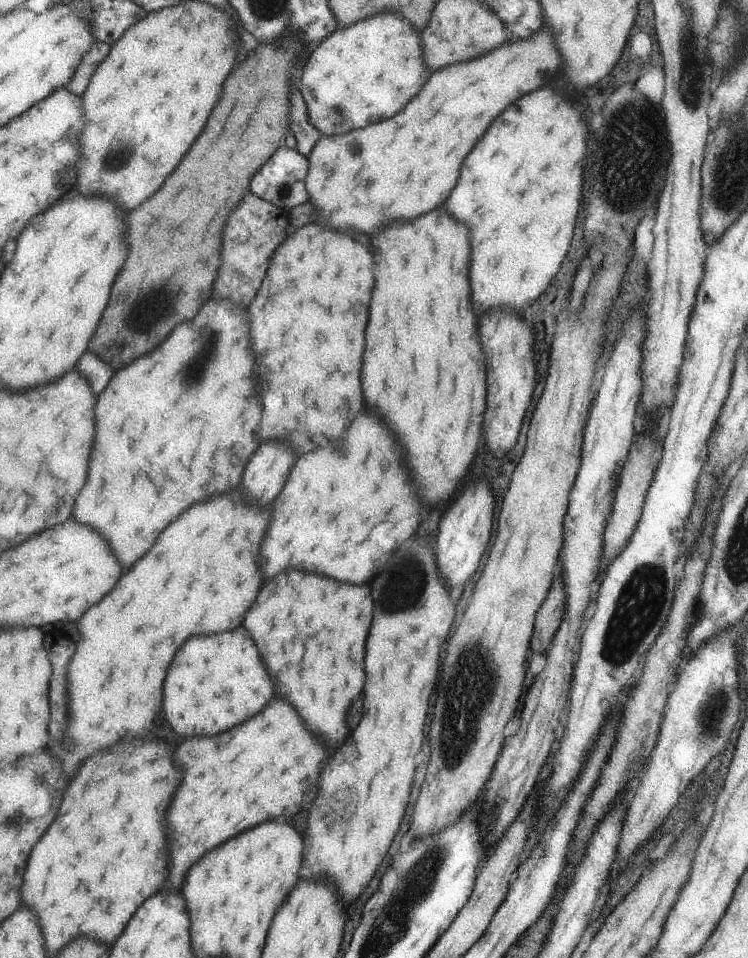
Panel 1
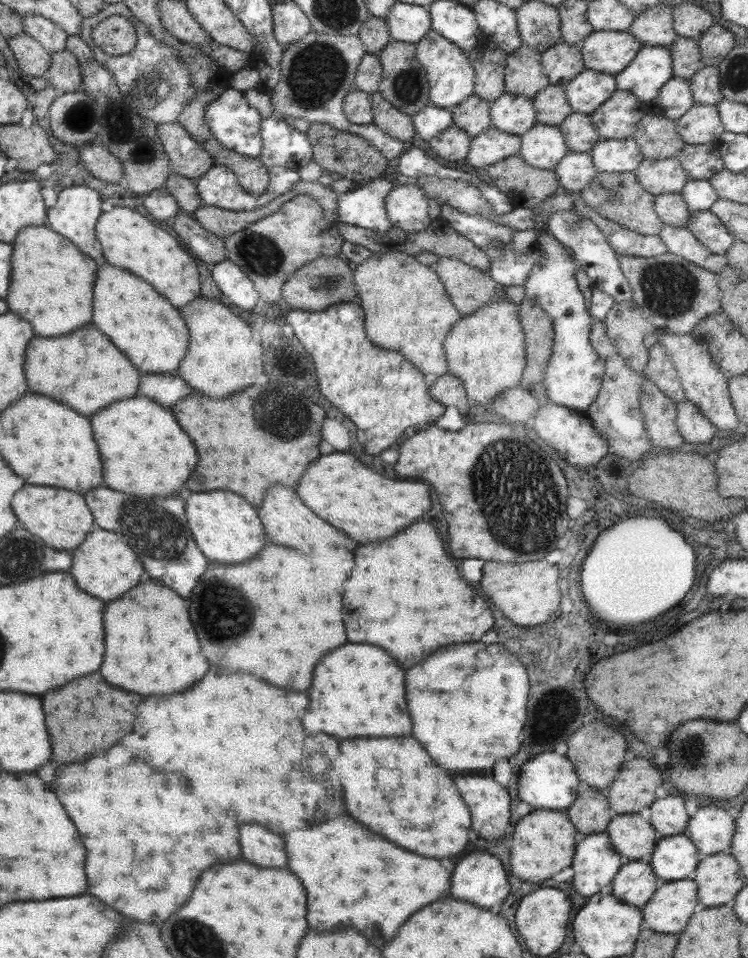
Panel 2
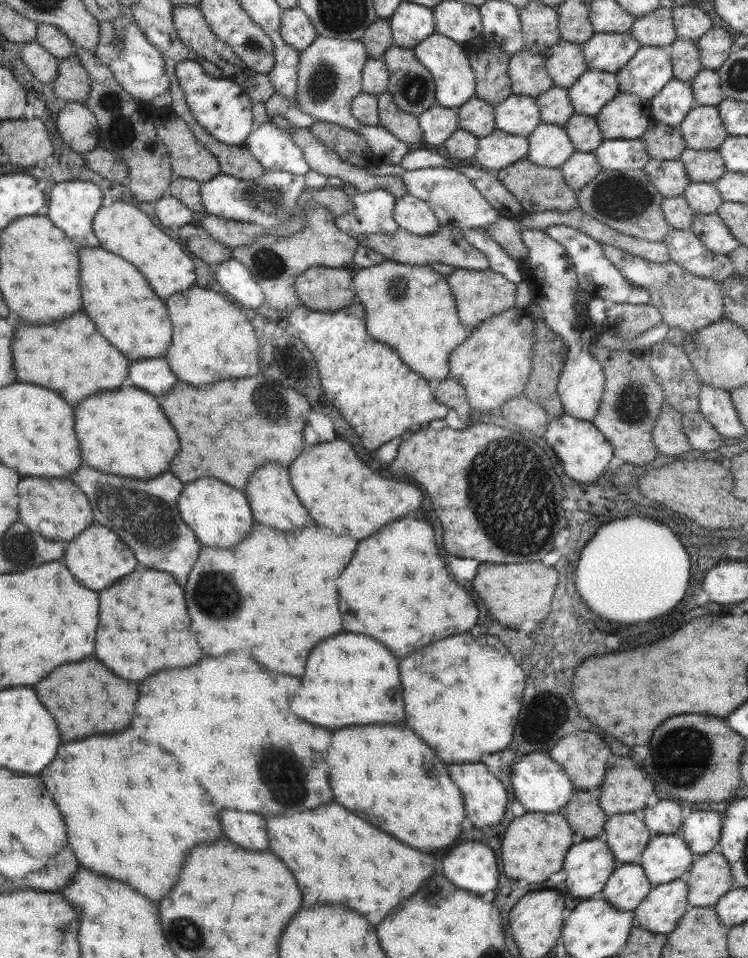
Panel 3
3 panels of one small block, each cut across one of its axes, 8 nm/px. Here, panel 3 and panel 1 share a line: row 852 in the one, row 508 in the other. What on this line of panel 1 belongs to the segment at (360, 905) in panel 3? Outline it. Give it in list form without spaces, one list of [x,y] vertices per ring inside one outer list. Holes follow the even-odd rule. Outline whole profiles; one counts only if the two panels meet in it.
[[[357,412],[353,422],[347,426],[347,438],[339,444],[325,444],[299,456],[279,496],[273,500],[269,528],[259,548],[259,568],[263,576],[271,578],[281,570],[305,566],[307,570],[313,570],[313,574],[325,574],[339,582],[359,584],[381,572],[383,564],[393,552],[395,542],[399,546],[409,538],[409,530],[411,534],[415,532],[421,520],[419,514],[423,510],[413,492],[409,474],[399,458],[401,450],[389,428],[377,416],[367,412]]]

